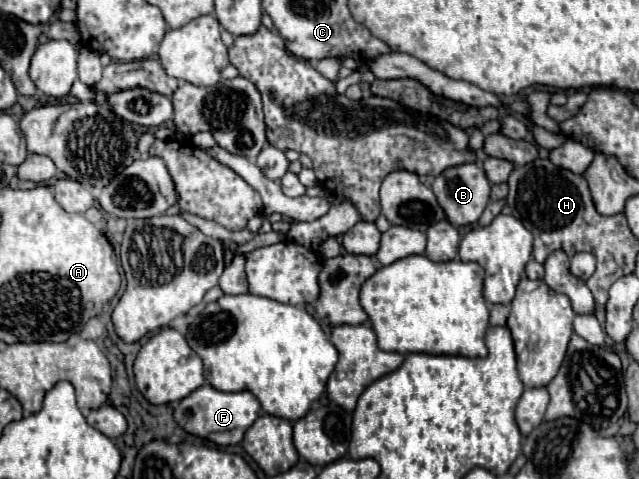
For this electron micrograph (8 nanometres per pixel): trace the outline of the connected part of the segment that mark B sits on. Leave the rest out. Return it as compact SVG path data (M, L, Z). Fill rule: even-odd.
M460 164L456 168L446 168L440 176L436 176L432 190L452 226L476 224L490 200L490 182L484 174L484 168L478 164Z

